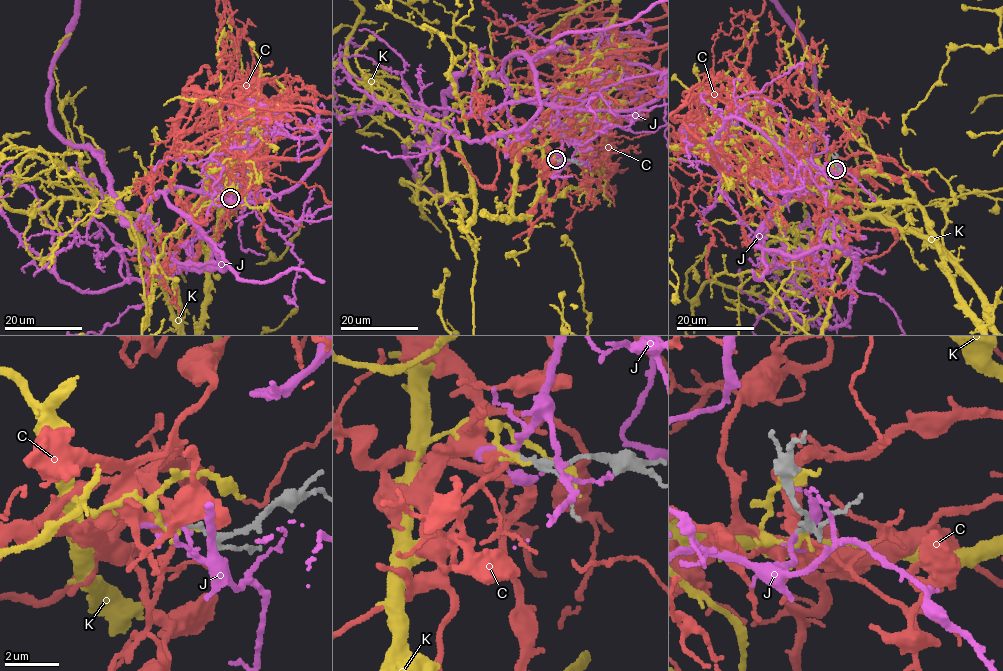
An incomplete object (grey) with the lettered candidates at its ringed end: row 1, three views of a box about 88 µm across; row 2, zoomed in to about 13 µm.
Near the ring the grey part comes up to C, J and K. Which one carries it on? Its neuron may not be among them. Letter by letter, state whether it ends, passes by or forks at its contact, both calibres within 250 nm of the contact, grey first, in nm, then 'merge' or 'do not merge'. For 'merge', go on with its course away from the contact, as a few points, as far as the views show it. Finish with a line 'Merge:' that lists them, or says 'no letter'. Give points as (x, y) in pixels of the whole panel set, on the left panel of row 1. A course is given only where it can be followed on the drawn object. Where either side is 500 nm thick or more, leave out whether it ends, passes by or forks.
C: it forks there; 180 nm thick on the grey side, 360 nm on the other; merge; it runs (230, 198), (212, 156), (229, 164), (230, 122), (271, 105), (319, 111)
J: it forks there; 180 nm thick on the grey side, 140 nm on the other; do not merge
K: it ends there; 220 nm thick on the grey side, 180 nm on the other; do not merge
Merge: C

